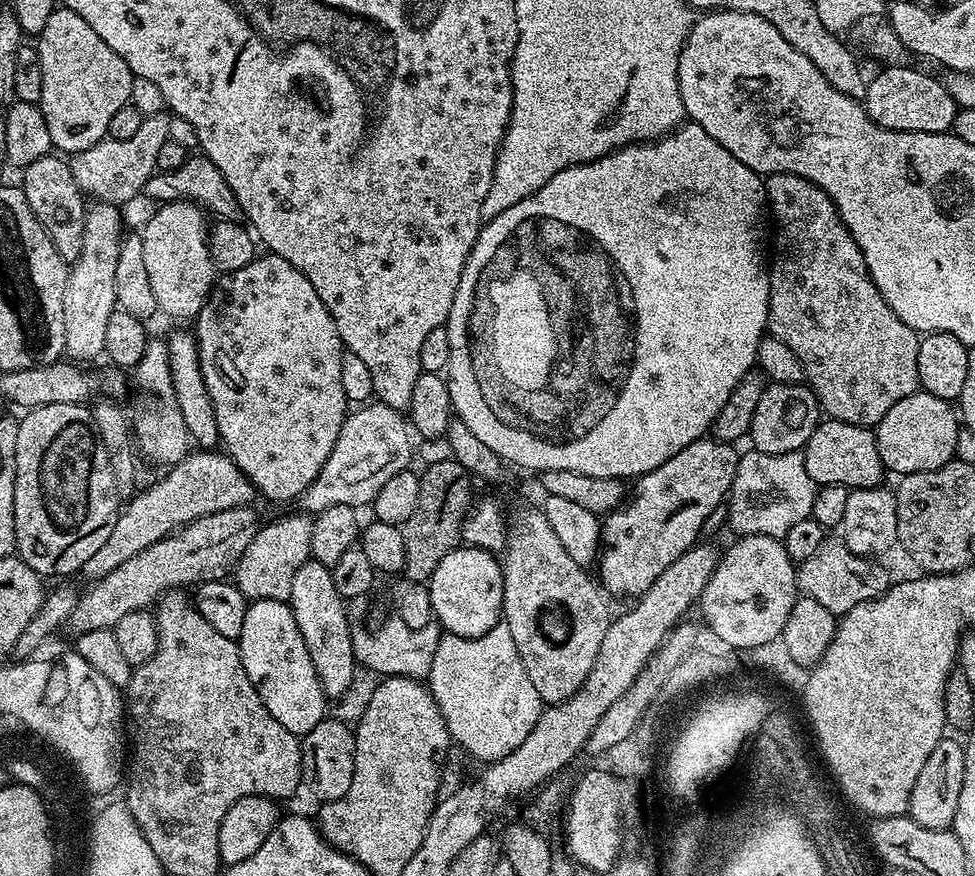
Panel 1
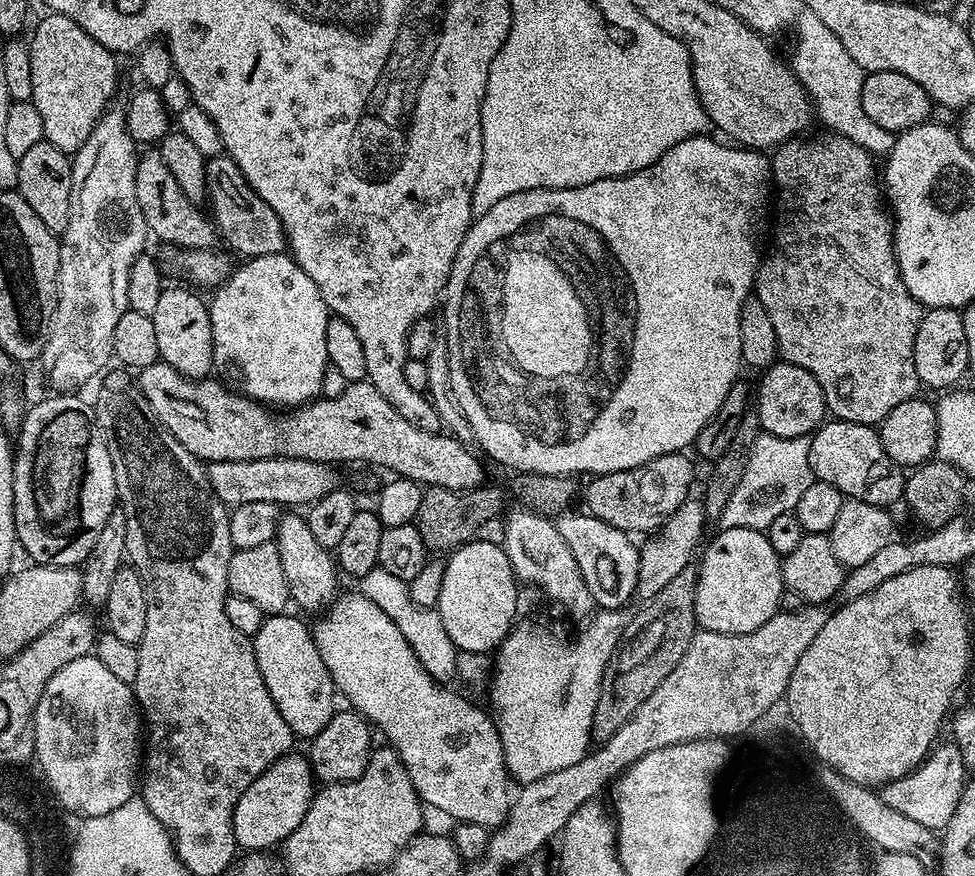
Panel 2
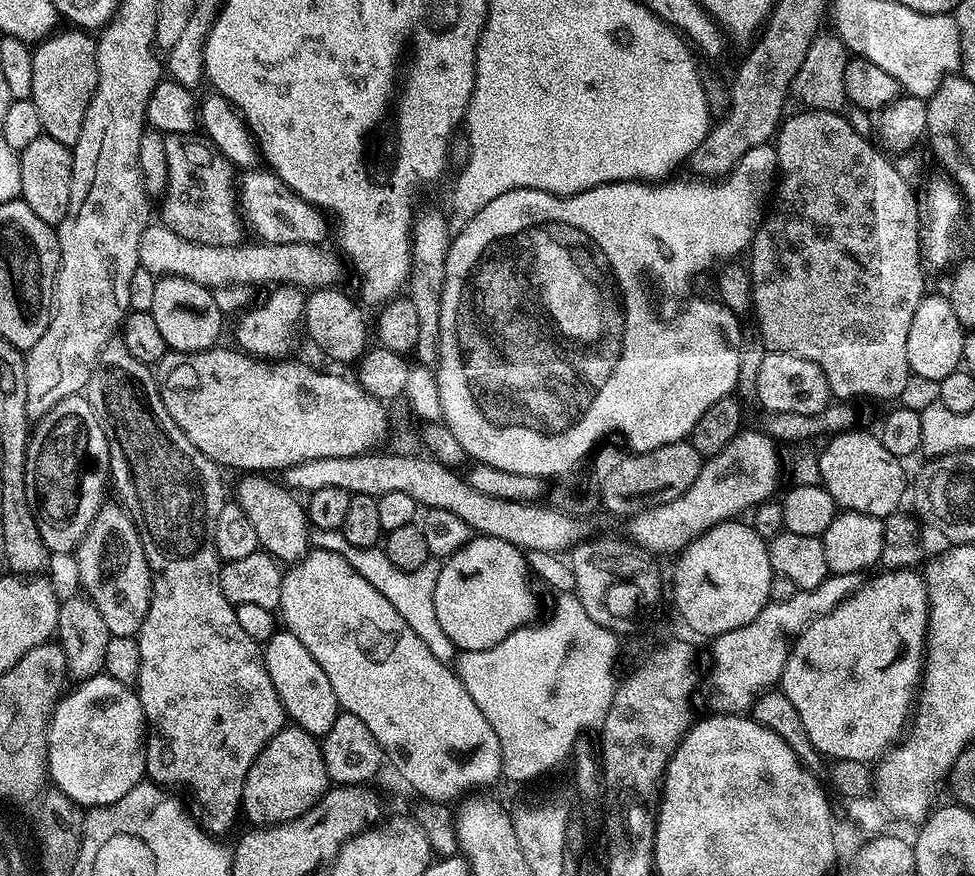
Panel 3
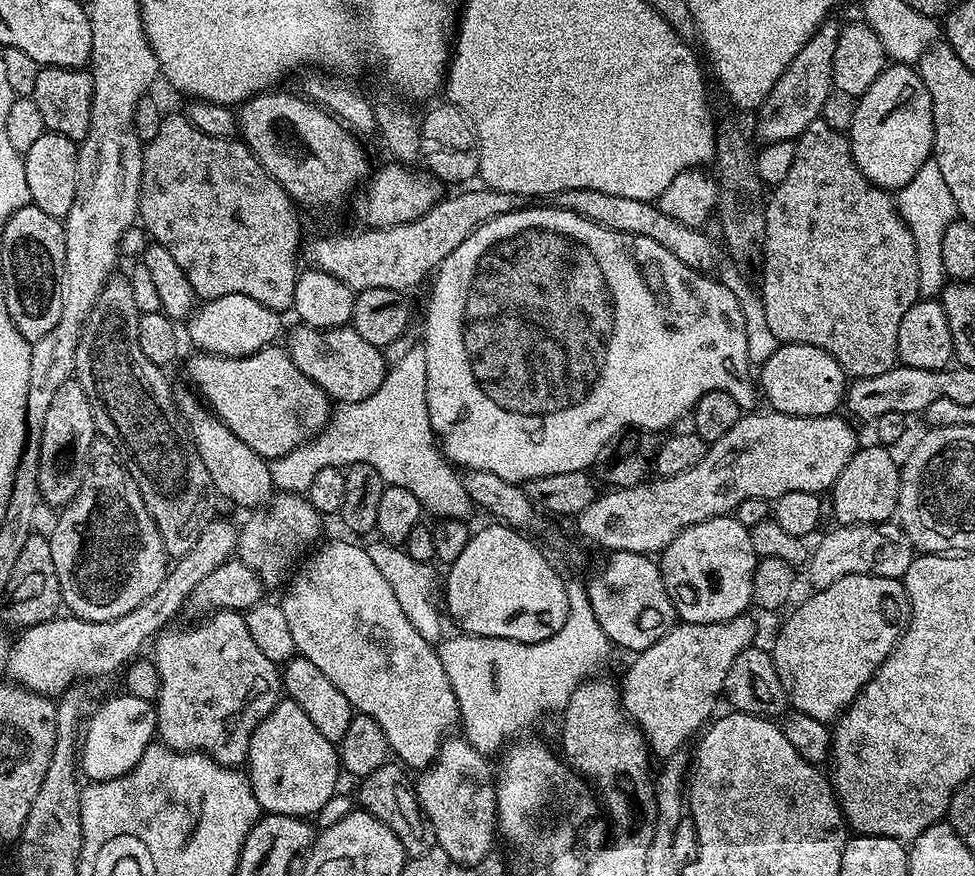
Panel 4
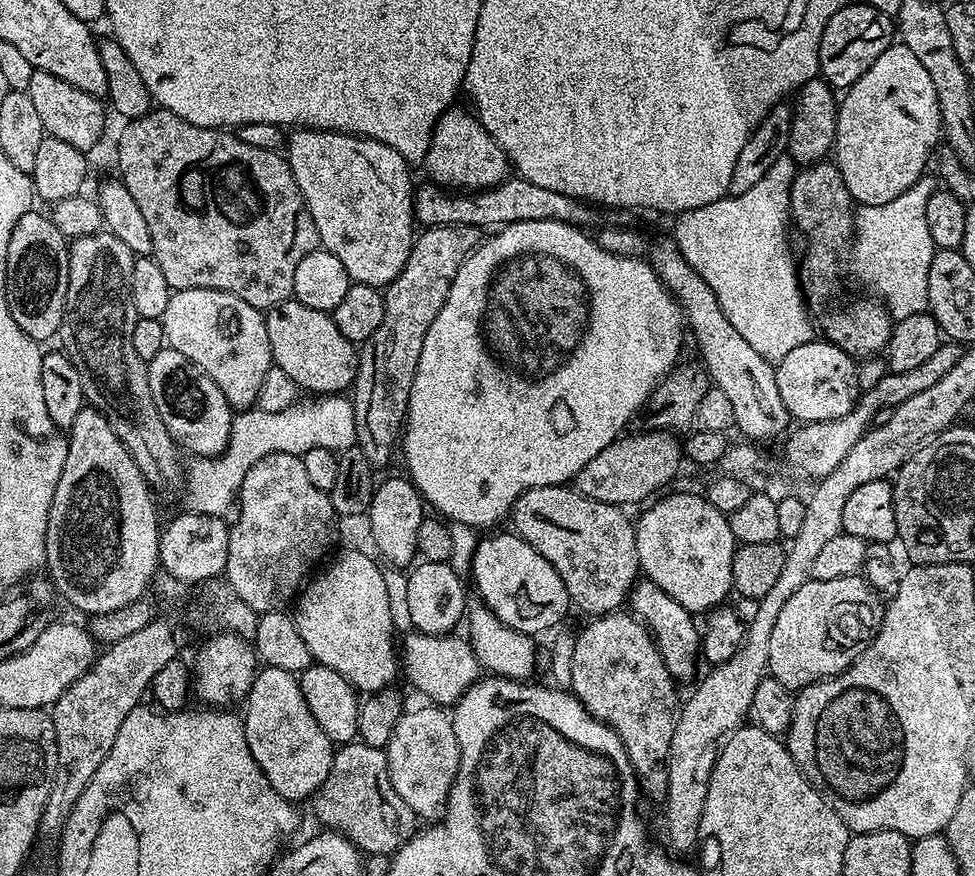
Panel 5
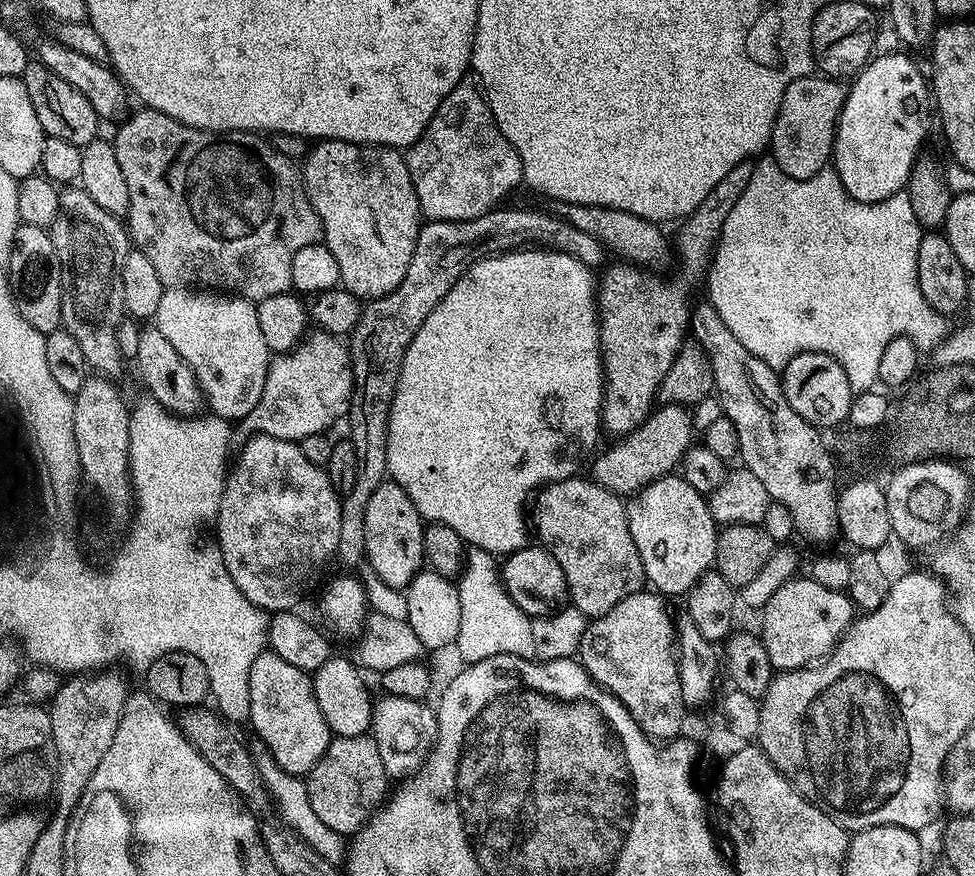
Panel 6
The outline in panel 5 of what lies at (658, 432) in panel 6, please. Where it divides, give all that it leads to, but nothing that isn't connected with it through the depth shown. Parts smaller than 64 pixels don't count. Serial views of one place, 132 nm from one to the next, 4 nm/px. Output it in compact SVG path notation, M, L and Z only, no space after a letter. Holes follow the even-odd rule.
M643 430L637 433L637 436L621 435L610 446L606 446L606 450L594 454L594 458L590 458L590 462L586 462L582 470L578 470L574 481L576 491L586 498L594 498L594 502L629 506L628 504L643 505L649 498L667 489L667 484L675 478L680 460L682 461L682 444L677 433Z

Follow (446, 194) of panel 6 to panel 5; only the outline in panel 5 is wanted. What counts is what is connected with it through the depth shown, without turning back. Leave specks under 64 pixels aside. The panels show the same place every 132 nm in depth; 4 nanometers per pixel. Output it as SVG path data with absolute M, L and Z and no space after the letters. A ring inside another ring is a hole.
M453 106L440 116L422 165L429 181L439 187L467 192L484 191L509 177L508 156L471 111Z

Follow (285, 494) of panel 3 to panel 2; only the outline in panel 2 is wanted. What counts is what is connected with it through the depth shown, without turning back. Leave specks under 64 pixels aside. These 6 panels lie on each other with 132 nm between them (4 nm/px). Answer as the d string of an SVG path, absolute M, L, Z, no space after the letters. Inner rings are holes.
M281 515L280 523L276 526L274 543L278 554L282 558L282 574L286 574L291 603L297 604L301 608L301 610L299 609L301 613L316 611L316 613L319 613L322 609L325 609L338 592L338 589L336 589L338 565L333 553L329 549L323 548L314 539L314 534L310 534L307 519L303 515Z

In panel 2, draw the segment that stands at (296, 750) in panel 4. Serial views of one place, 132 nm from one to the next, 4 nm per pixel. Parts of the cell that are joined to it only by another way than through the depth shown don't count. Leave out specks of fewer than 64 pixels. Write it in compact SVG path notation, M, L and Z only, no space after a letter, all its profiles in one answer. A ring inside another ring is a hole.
M289 754L275 760L264 773L258 778L254 778L254 782L250 782L250 786L242 794L242 798L238 798L238 806L234 806L232 815L237 849L248 854L267 853L269 851L267 848L272 848L275 844L276 847L283 845L284 840L290 838L290 834L294 834L294 830L298 830L298 826L302 826L302 822L306 818L306 810L310 810L318 784L313 777L312 766L308 762L307 755L296 755Z

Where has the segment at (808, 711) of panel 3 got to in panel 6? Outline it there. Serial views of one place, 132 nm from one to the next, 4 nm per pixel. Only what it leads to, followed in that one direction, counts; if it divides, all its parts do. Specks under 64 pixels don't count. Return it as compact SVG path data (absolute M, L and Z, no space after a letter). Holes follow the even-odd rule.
M810 578L787 580L764 604L760 616L760 634L773 669L791 670L803 668L827 657L853 623L854 605L847 592L826 590Z

